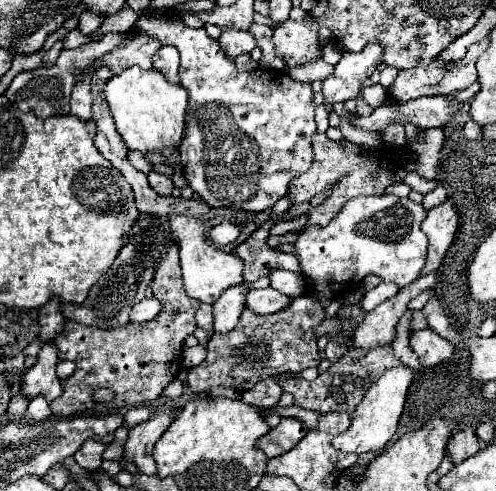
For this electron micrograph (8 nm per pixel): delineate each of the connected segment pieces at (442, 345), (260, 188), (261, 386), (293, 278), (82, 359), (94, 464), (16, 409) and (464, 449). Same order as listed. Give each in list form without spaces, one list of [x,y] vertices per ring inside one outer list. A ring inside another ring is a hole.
[[[422,329],[420,333],[412,333],[410,337],[410,349],[420,359],[422,367],[434,367],[442,361],[452,359],[454,349],[452,345],[442,339],[438,333],[432,333],[432,329]]]
[[[140,17],[136,21],[136,29],[158,37],[162,45],[174,45],[180,53],[180,83],[188,91],[186,131],[180,145],[180,159],[184,165],[184,177],[188,179],[192,191],[198,193],[210,207],[232,207],[244,211],[270,209],[288,193],[292,177],[298,177],[312,165],[314,153],[310,137],[316,133],[316,105],[310,83],[300,83],[288,77],[284,71],[262,67],[250,73],[240,73],[234,61],[224,55],[218,41],[210,39],[204,29],[192,29],[176,17]]]
[[[268,377],[268,379],[256,383],[252,389],[244,391],[242,401],[248,403],[248,405],[260,407],[260,409],[270,409],[270,407],[278,405],[282,393],[284,393],[282,387],[272,377]]]
[[[276,269],[268,275],[268,279],[270,279],[270,287],[274,287],[284,295],[290,295],[290,297],[304,295],[304,277],[298,273]]]
[[[172,243],[168,245],[166,257],[158,263],[154,281],[152,281],[152,295],[162,303],[162,311],[156,319],[148,323],[128,323],[122,327],[112,327],[112,329],[98,329],[90,325],[80,325],[74,321],[66,321],[62,333],[56,335],[54,343],[58,347],[58,359],[70,359],[76,363],[74,373],[68,379],[62,379],[64,393],[50,403],[50,409],[56,417],[72,417],[72,415],[104,415],[110,413],[108,409],[122,409],[122,407],[134,407],[134,405],[144,405],[148,401],[154,401],[160,397],[162,389],[178,375],[180,371],[180,355],[182,355],[182,343],[188,335],[194,333],[196,321],[194,313],[198,309],[198,301],[190,299],[182,287],[182,273],[180,273],[180,261],[178,261],[178,247]],[[100,387],[106,387],[114,393],[112,403],[108,403],[108,409],[100,409],[100,403],[94,401],[94,391]]]
[[[88,439],[88,441],[82,445],[82,449],[74,455],[74,459],[76,459],[76,463],[78,463],[82,469],[86,469],[86,471],[92,473],[92,471],[100,469],[104,449],[106,449],[106,445],[98,443],[98,441],[94,441],[94,439]]]
[[[18,393],[18,395],[16,395],[16,397],[12,397],[12,401],[10,401],[8,417],[10,417],[12,421],[18,421],[18,419],[22,419],[22,417],[24,417],[26,409],[28,409],[28,399],[26,399],[22,393]]]
[[[464,427],[448,441],[448,457],[452,463],[460,463],[480,451],[480,441],[472,427]]]

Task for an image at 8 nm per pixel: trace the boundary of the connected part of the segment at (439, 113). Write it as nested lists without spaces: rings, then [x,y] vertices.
[[[444,95],[420,97],[420,99],[406,101],[406,103],[386,103],[374,109],[370,117],[356,117],[352,125],[358,129],[376,131],[376,133],[382,133],[384,127],[392,123],[400,123],[400,125],[412,123],[424,129],[444,127],[458,109],[460,105],[450,105]]]

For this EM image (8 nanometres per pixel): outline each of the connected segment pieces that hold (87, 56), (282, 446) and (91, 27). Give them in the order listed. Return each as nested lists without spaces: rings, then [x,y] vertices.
[[[108,33],[104,35],[100,41],[92,41],[86,45],[80,45],[76,49],[64,49],[56,61],[56,65],[52,65],[50,69],[46,67],[38,67],[32,71],[22,71],[14,77],[12,85],[6,89],[6,97],[8,101],[12,101],[12,105],[16,105],[20,111],[32,111],[36,113],[36,117],[54,117],[54,115],[68,115],[68,97],[72,93],[72,85],[76,83],[76,75],[74,69],[84,69],[88,67],[94,59],[102,57],[104,53],[112,51],[112,47],[116,47],[118,43],[124,41],[126,35],[122,33]]]
[[[280,419],[280,423],[264,435],[256,445],[266,457],[278,457],[290,451],[302,437],[306,435],[306,427],[298,419]]]
[[[84,11],[84,13],[80,15],[80,25],[78,25],[78,29],[80,29],[84,35],[90,35],[90,33],[94,33],[94,31],[100,27],[102,21],[104,21],[104,17],[100,17],[100,13],[88,13],[88,11]]]

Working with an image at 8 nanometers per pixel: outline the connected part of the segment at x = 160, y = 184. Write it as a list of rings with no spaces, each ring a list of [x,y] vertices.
[[[152,171],[152,173],[148,173],[148,183],[150,183],[150,187],[152,187],[158,195],[162,195],[162,197],[170,197],[170,195],[172,195],[174,185],[172,185],[172,179],[166,177],[166,175],[160,175],[160,173]]]

